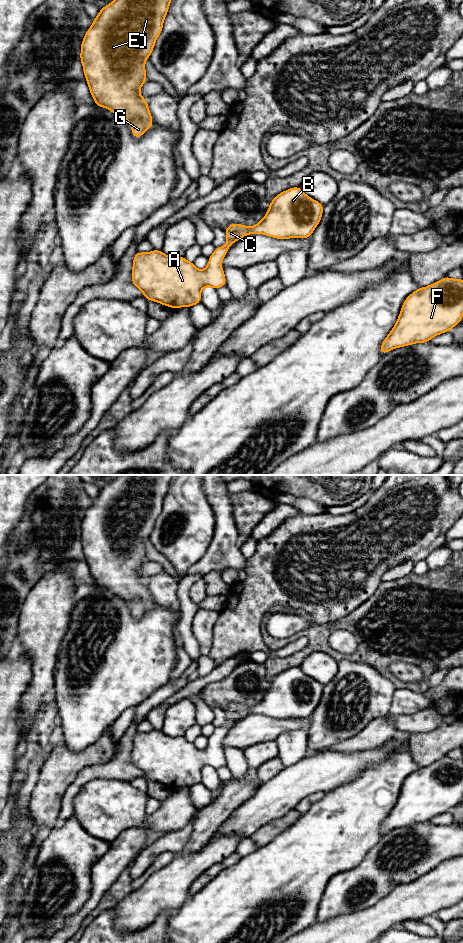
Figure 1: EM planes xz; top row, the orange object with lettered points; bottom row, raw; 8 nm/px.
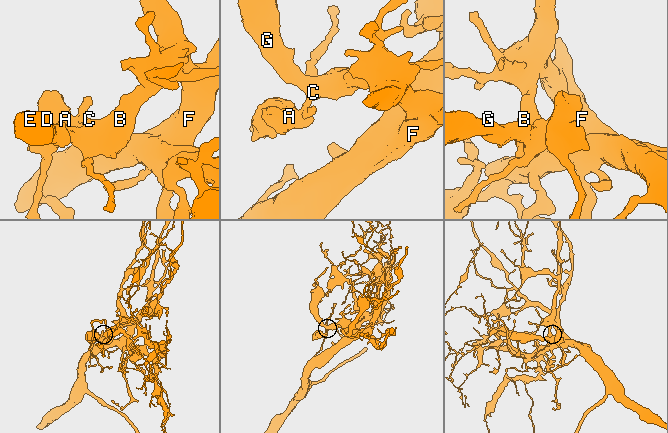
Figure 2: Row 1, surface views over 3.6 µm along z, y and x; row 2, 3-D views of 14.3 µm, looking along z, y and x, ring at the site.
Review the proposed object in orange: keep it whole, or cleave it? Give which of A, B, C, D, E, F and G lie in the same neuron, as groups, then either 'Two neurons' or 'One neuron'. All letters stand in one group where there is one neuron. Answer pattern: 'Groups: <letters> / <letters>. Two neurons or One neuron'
Groups: A B C D E F G. One neuron

